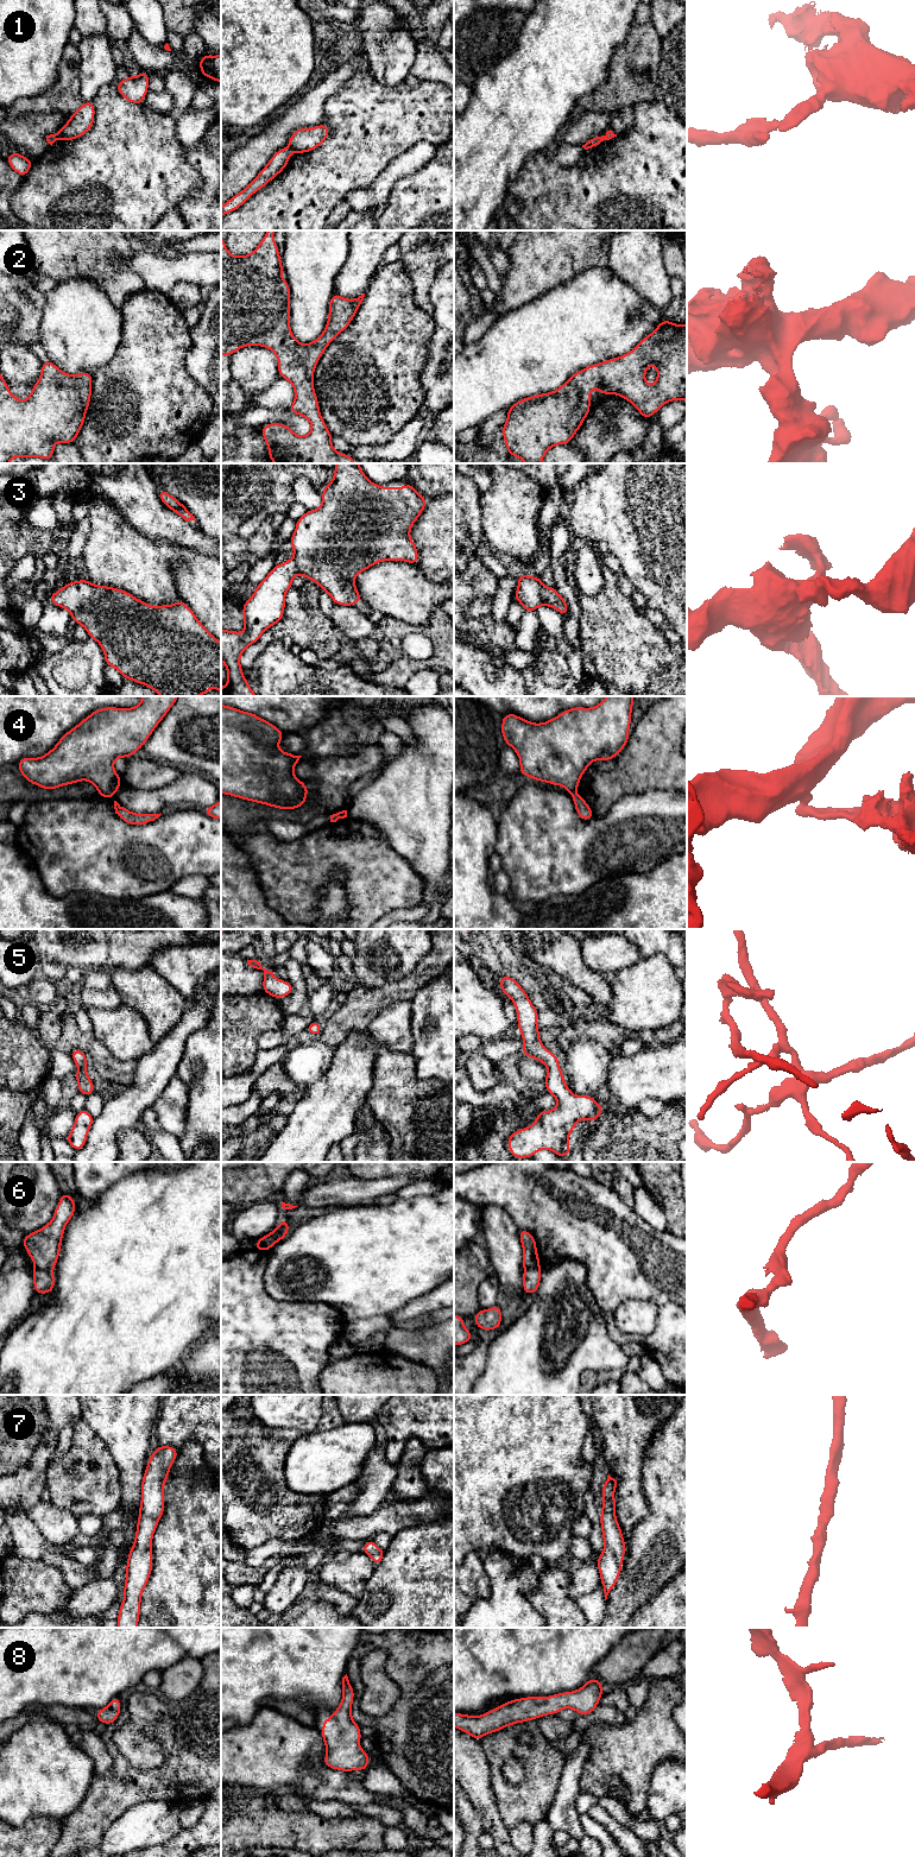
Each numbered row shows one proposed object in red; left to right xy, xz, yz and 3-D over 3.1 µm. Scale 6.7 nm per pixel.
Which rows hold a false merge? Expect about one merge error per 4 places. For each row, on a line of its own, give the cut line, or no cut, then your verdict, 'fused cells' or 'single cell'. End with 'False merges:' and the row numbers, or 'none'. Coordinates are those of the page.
1: cut xy (56, 134), (57, 138); fused cells
2: cut none; single cell
3: cut none; single cell
4: cut yz (575, 793), (572, 795); fused cells
5: cut none; single cell
6: cut xy (35, 1267), (51, 1271); fused cells
7: cut none; single cell
8: cut none; single cell
False merges: 1, 4, 6

